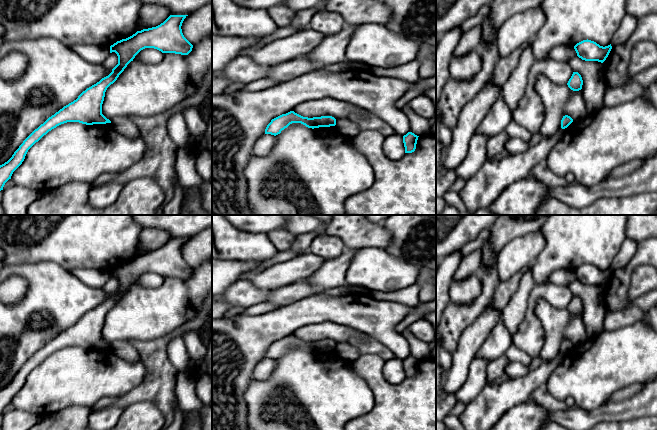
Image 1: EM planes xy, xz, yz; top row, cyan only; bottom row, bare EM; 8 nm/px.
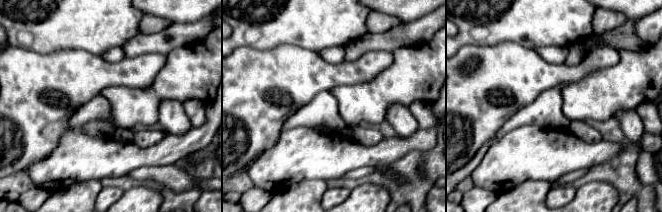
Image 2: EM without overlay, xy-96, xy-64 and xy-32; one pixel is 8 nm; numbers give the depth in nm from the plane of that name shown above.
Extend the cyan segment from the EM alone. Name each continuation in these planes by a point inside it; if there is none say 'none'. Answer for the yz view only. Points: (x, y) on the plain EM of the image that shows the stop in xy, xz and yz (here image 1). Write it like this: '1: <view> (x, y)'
none

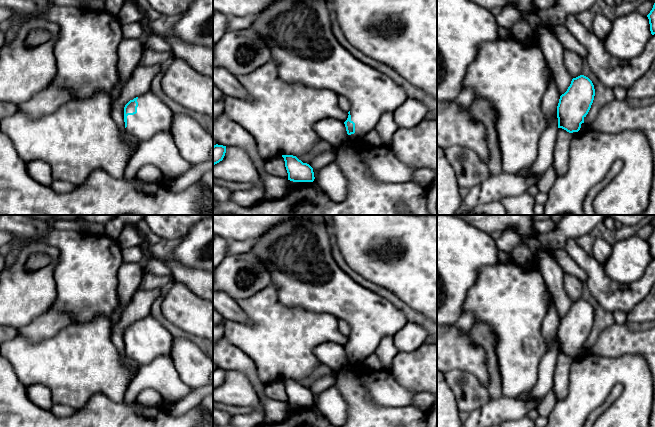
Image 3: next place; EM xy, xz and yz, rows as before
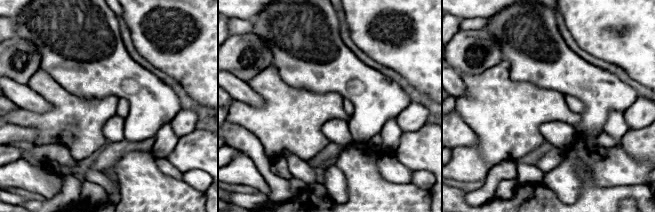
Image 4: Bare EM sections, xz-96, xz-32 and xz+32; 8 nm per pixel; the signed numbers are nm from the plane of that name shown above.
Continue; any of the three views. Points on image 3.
1: xy (153, 340)

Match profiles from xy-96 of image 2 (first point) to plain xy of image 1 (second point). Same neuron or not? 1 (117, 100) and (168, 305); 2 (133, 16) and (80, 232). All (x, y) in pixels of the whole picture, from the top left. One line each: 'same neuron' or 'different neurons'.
1: same neuron
2: same neuron

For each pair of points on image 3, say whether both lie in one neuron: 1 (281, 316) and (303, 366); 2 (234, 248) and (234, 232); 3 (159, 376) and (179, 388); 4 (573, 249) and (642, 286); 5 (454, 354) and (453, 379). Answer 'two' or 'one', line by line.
1: one
2: two
3: one
4: one
5: two

